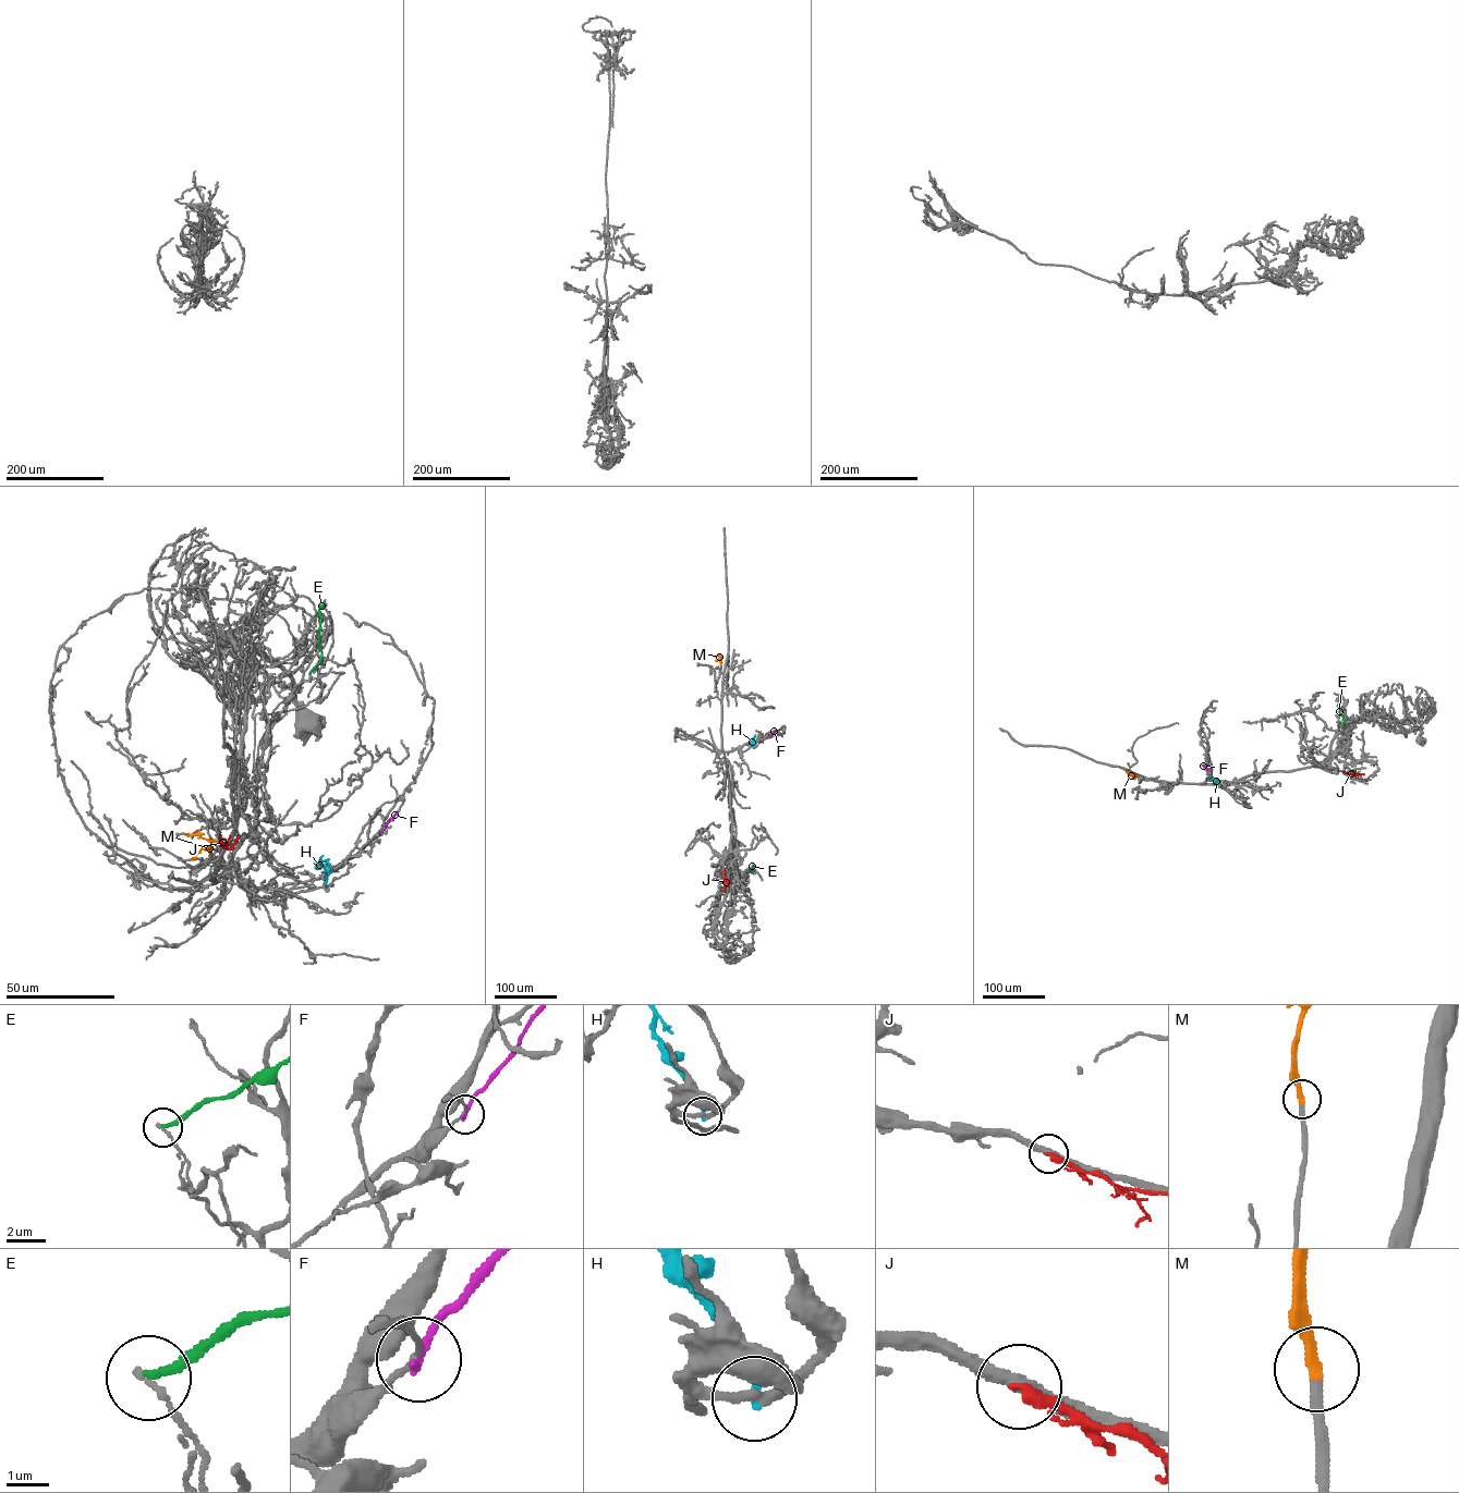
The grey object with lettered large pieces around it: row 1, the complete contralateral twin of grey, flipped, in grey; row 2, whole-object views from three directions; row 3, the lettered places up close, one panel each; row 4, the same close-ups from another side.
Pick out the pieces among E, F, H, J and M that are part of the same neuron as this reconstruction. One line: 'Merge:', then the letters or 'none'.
Merge: M

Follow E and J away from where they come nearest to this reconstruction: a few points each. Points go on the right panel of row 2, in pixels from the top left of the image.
E: (1339, 725), (1345, 720), (1337, 705)
J: (1342, 771), (1357, 775), (1351, 771)

